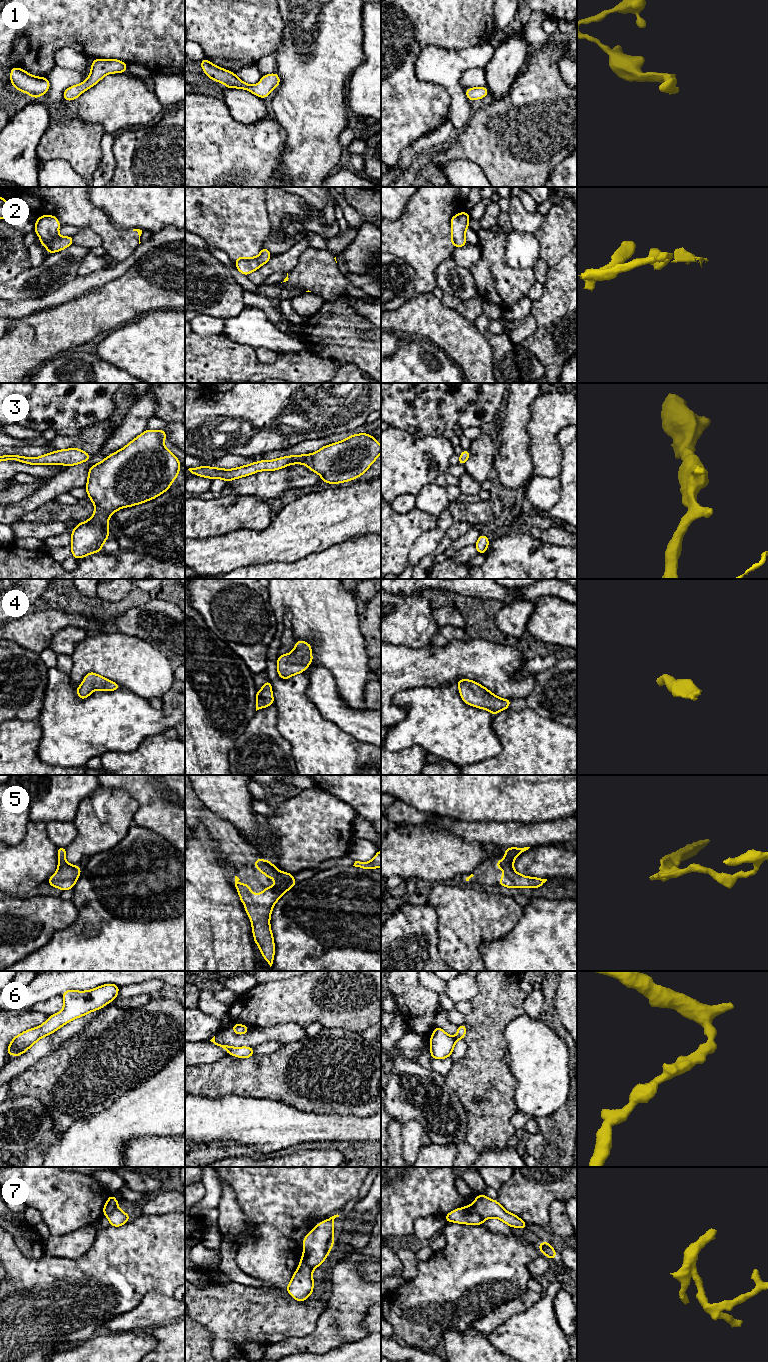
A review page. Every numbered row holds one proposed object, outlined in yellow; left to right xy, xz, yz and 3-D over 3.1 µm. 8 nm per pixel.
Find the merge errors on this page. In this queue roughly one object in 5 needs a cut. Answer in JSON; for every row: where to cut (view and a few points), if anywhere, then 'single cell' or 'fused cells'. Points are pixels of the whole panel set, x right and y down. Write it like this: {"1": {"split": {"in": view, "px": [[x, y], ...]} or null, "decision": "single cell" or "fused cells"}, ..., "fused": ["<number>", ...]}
{"1": {"split": null, "decision": "single cell"}, "2": {"split": {"in": "xy", "px": [[40, 238], [49, 242], [48, 250], [50, 252]]}, "decision": "fused cells"}, "3": {"split": null, "decision": "single cell"}, "4": {"split": null, "decision": "single cell"}, "5": {"split": null, "decision": "single cell"}, "6": {"split": null, "decision": "single cell"}, "7": {"split": {"in": "yz", "px": [[471, 1205], [485, 1219]]}, "decision": "fused cells"}, "fused": ["2", "7"]}

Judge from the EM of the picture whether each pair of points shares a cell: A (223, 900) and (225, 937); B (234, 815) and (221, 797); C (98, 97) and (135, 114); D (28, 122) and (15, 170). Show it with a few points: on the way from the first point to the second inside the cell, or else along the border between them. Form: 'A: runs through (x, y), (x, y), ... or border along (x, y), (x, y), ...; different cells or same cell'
A: runs through (223, 909), (223, 928); same cell
B: runs through (234, 811), (225, 801); same cell
C: runs through (107, 102), (123, 102), (126, 105); same cell
D: runs through (27, 134), (25, 158); same cell

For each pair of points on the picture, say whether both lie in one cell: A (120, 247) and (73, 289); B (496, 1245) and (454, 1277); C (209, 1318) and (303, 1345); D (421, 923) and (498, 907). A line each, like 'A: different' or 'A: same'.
A: different
B: same
C: different
D: different

